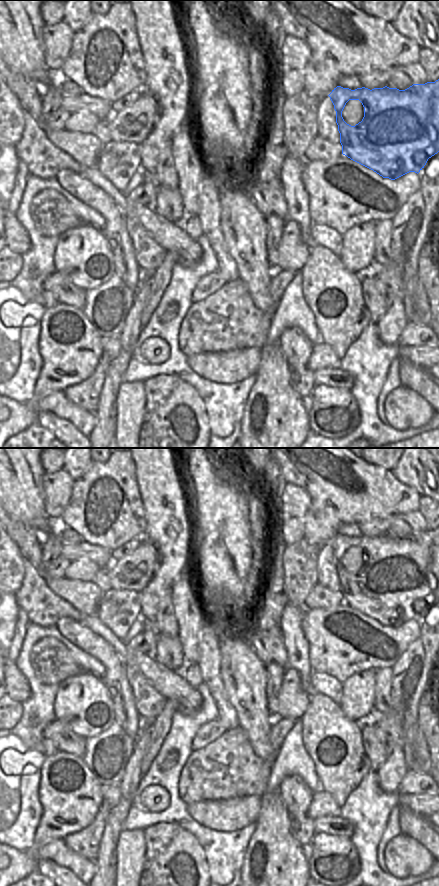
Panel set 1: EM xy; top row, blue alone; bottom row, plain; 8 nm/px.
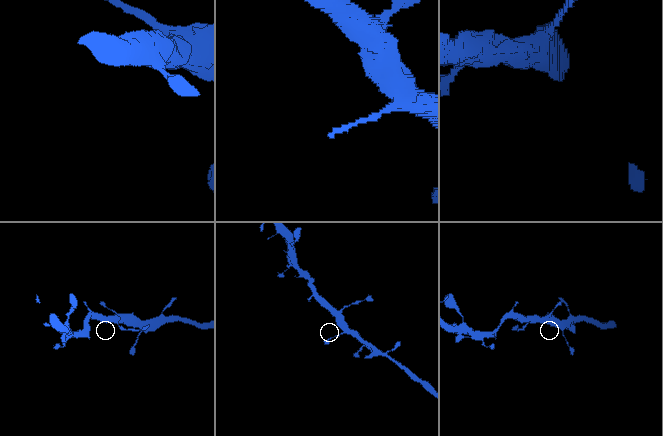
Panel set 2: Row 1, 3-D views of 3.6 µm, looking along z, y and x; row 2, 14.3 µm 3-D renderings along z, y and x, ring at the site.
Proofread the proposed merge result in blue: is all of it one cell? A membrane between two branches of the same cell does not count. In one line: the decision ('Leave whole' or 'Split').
Leave whole.

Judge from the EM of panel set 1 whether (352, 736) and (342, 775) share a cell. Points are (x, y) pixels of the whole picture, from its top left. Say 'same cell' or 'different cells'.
same cell

